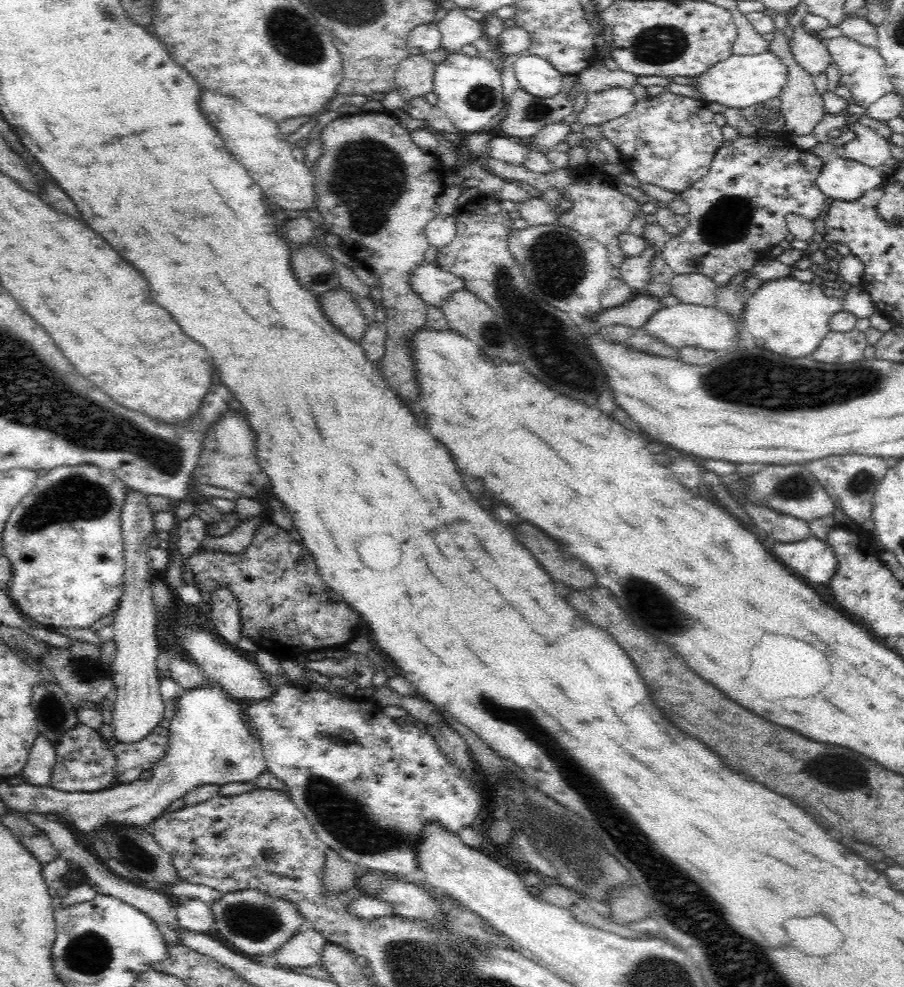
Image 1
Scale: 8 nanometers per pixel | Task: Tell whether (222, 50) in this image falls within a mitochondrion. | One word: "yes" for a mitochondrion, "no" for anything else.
no

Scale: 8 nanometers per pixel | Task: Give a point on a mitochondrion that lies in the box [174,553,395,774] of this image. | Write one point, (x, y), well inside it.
(229, 762)

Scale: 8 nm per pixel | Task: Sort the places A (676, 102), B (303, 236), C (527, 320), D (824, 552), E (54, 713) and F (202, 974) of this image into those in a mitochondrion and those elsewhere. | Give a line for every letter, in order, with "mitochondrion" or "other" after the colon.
A: other
B: other
C: other
D: other
E: mitochondrion
F: other

